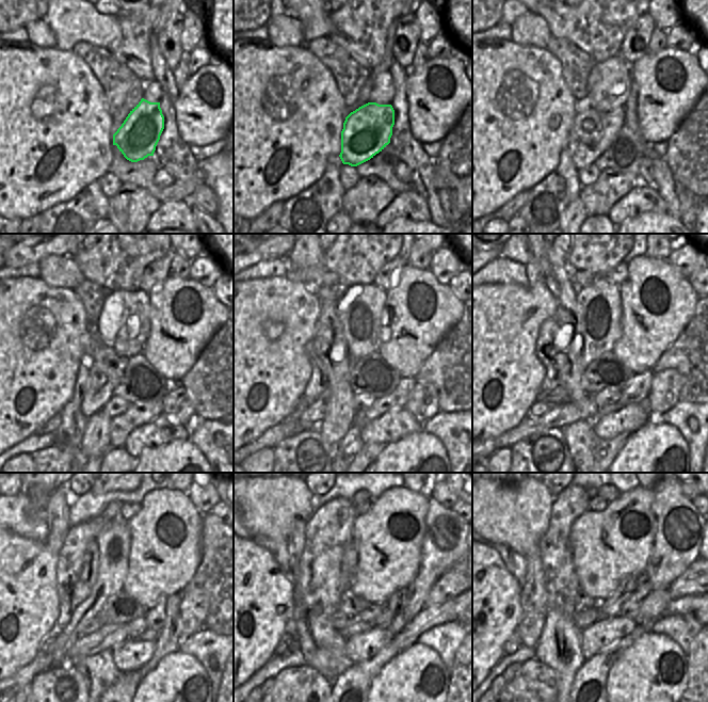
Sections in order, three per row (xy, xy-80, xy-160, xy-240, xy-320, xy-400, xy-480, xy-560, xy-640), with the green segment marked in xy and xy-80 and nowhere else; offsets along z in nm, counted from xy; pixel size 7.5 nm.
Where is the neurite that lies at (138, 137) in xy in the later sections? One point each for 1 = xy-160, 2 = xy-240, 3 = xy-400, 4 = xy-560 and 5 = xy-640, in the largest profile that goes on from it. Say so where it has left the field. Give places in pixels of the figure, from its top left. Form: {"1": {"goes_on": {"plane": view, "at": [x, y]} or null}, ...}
{"1": {"goes_on": {"plane": "xy-160", "at": [592, 133]}}, "2": {"goes_on": {"plane": "xy-240", "at": [108, 369]}}, "3": {"goes_on": {"plane": "xy-400", "at": [540, 408]}}, "4": {"goes_on": {"plane": "xy-560", "at": [286, 639]}}, "5": {"goes_on": {"plane": "xy-640", "at": [514, 642]}}}

